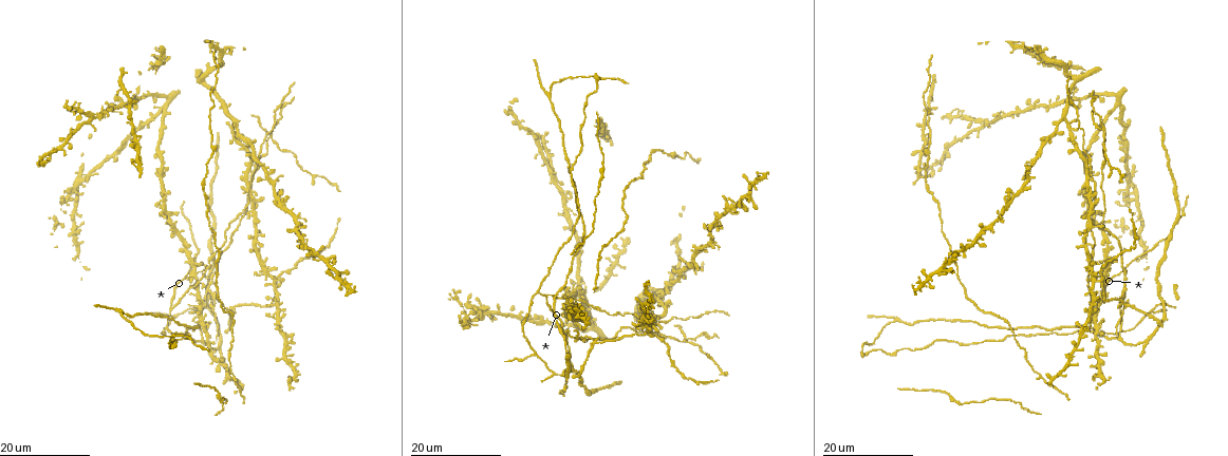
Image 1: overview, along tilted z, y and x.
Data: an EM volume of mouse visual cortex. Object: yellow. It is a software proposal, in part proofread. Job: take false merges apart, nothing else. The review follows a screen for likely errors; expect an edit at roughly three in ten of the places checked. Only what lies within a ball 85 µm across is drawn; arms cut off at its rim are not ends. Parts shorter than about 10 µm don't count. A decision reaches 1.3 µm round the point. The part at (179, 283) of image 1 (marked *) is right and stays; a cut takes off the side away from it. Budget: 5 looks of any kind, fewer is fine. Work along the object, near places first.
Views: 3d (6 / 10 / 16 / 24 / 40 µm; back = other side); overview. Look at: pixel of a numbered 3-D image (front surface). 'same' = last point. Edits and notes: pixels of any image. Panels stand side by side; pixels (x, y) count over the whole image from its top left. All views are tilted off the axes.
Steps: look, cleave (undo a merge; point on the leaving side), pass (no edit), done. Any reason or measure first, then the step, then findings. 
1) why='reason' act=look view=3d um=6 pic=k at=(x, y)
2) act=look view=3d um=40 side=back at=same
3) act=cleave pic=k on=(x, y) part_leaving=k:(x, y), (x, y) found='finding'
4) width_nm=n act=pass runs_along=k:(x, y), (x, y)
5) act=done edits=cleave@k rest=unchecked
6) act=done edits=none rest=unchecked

why='branch point' act=look view=3d um=16 pic=1 at=(537, 289)

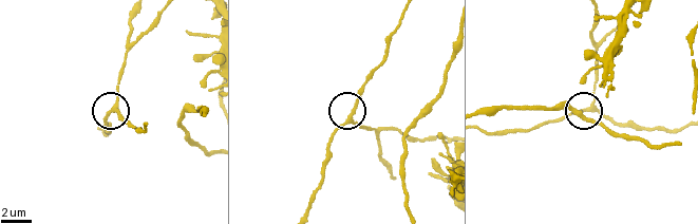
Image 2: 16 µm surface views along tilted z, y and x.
why='closer look' act=look view=3d um=10 pic=2 at=(590, 110)

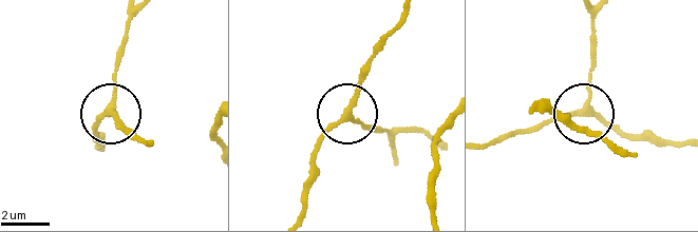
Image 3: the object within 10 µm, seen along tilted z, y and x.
arms=3 act=pass runs_along=3:(393, 154), (382, 128), (350, 113), (356, 82), (376, 54) found='all the same neuron'

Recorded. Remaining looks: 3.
why='three-way junction' act=look view=3d um=24 pic=1 at=(209, 288)

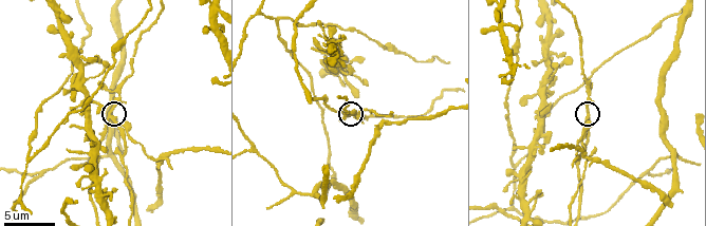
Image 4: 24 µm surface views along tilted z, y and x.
act=look view=3d um=10 pic=4 at=(113, 117)

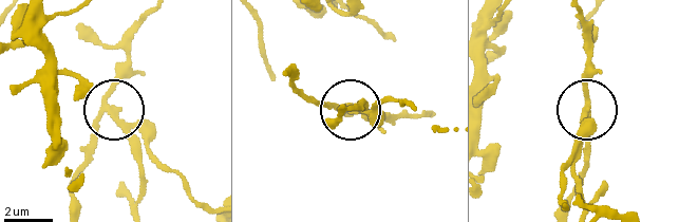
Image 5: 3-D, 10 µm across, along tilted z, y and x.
act=look view=3d um=6 pic=5 at=(588, 108)

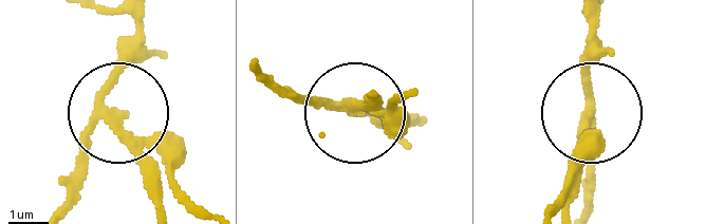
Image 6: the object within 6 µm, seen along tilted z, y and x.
width_nm=200 act=cleave pic=6 on=(151, 162) part_leaving=6:(115, 123), (159, 209) found='a second neuron is stuck on'

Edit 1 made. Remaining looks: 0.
act=done edits=cleave@6 rest=unchecked

